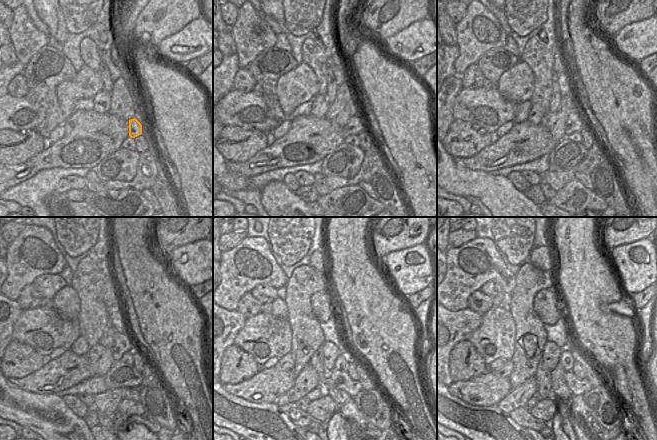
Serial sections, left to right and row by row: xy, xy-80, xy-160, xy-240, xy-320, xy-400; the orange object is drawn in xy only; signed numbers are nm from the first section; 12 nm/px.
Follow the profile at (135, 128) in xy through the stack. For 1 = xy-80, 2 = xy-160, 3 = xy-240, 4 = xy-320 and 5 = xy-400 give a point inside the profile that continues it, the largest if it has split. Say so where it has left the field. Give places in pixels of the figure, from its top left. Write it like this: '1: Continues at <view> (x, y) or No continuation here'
1: Continues at xy-80 (354, 126)
2: Continues at xy-160 (576, 121)
3: Continues at xy-240 (123, 343)
4: Continues at xy-320 (330, 351)
5: Continues at xy-400 (551, 352).

